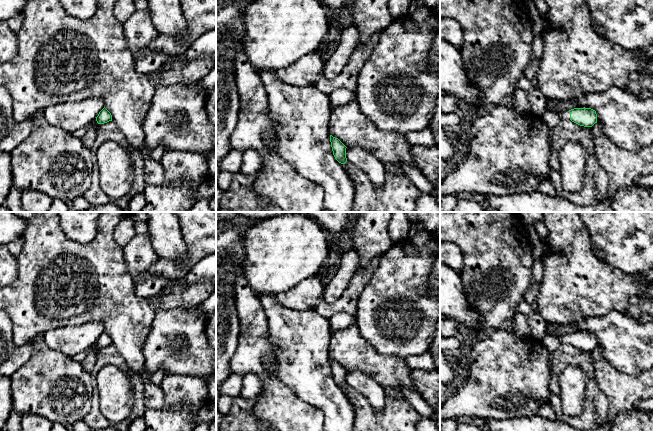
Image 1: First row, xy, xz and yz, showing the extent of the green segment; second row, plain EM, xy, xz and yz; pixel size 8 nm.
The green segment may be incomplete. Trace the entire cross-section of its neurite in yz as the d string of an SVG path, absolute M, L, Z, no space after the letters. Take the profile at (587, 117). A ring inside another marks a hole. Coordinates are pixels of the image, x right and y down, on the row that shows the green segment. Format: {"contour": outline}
{"contour": "M574 108L569 111L554 113L556 113L562 120L571 120L584 127L592 127L597 123L596 111L591 108Z"}

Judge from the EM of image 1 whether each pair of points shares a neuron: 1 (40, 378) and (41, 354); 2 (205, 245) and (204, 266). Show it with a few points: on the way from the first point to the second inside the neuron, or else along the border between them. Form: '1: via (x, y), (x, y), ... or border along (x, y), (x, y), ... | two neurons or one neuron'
1: via (42, 372), (42, 360) | one neuron
2: border along (205, 255), (188, 272) | two neurons

